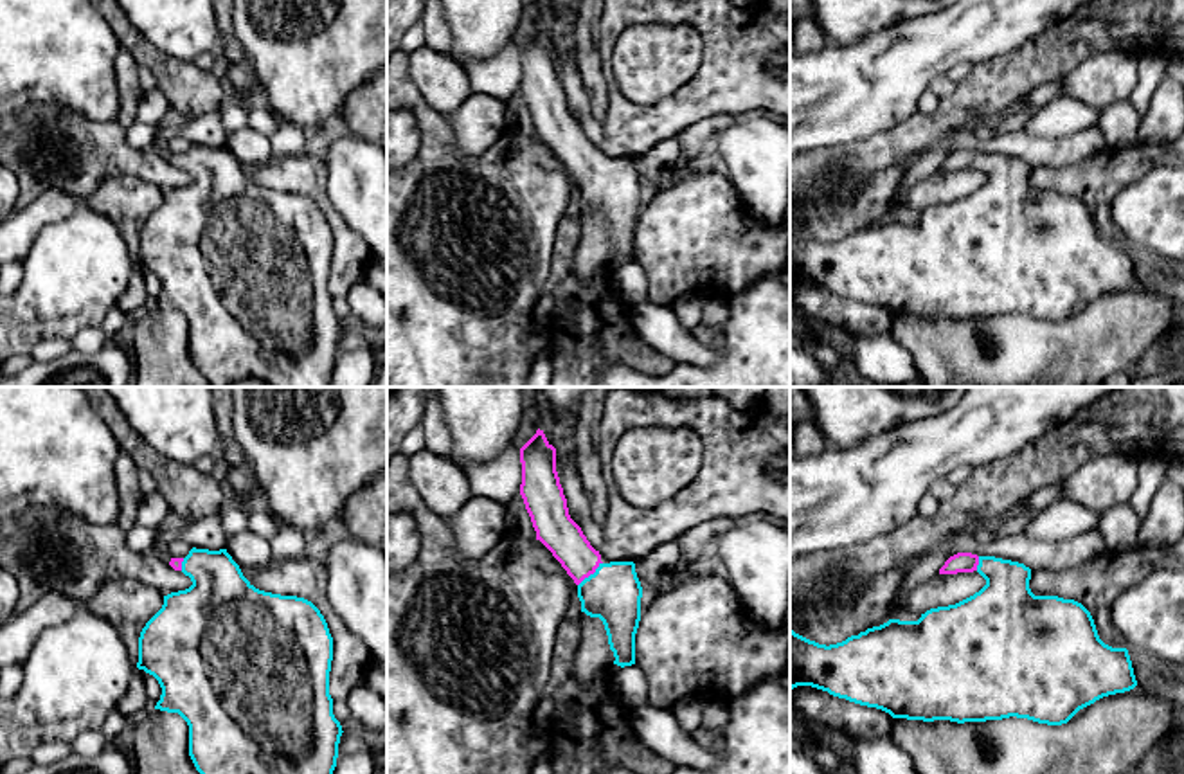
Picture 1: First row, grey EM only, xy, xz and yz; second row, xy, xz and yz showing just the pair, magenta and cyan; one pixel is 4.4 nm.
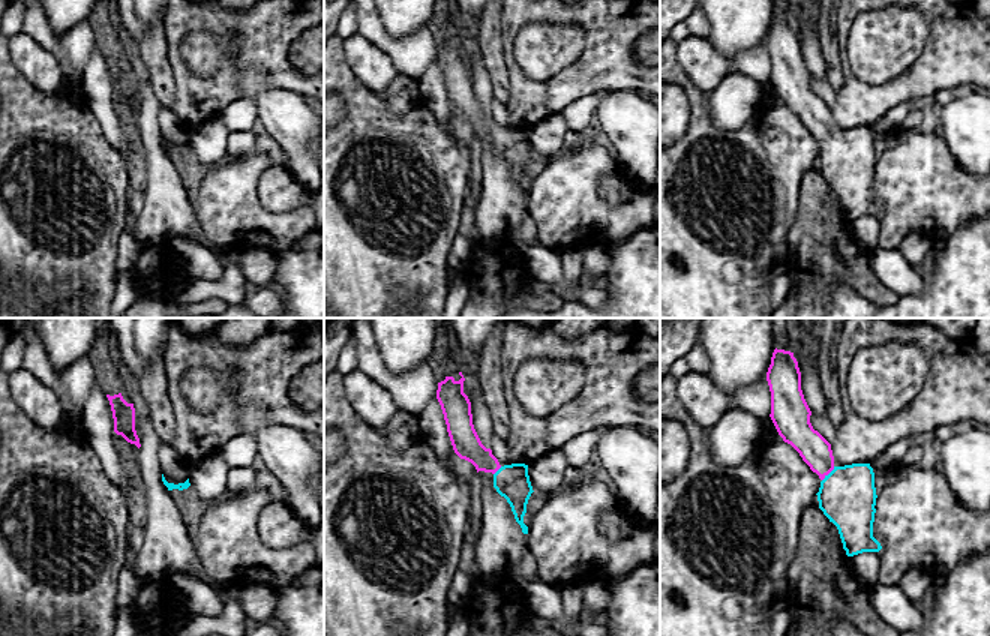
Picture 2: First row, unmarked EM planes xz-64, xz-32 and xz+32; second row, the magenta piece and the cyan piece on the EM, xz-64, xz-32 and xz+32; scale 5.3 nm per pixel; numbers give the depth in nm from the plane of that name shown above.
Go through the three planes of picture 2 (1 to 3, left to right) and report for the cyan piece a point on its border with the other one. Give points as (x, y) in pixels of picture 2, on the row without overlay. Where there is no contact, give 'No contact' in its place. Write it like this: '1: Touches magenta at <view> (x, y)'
1: No contact
2: Touches magenta at xz-32 (497, 134)
3: Touches magenta at xz+32 (828, 137)

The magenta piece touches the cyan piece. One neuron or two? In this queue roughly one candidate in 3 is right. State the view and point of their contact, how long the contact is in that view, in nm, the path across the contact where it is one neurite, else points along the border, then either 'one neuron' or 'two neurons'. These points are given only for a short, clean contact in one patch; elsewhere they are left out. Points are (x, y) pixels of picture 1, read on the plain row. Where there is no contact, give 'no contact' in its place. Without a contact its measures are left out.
xz (591, 170) | 160 nm | across xz (555, 126), (591, 170), (612, 189) | one neuron

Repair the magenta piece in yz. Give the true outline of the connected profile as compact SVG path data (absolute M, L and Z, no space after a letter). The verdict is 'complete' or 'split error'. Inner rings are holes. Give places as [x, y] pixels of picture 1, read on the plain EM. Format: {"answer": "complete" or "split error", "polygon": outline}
{"answer": "split error", "polygon": "M957 149L939 171L973 167L986 176L979 189L918 218L889 216L830 243L790 227L790 288L812 283L892 315L964 320L1017 313L1062 322L1096 297L1137 283L1128 247L1105 241L1081 200L1035 193L1031 166L995 153Z"}

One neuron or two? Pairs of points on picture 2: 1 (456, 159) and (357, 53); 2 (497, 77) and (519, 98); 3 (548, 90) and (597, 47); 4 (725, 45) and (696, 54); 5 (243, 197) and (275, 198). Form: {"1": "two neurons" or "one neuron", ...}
{"1": "two neurons", "2": "two neurons", "3": "one neuron", "4": "two neurons", "5": "two neurons"}

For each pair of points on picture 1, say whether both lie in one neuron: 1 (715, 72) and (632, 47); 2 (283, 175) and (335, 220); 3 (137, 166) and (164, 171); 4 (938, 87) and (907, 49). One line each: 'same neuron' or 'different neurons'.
1: different neurons
2: same neuron
3: same neuron
4: different neurons

